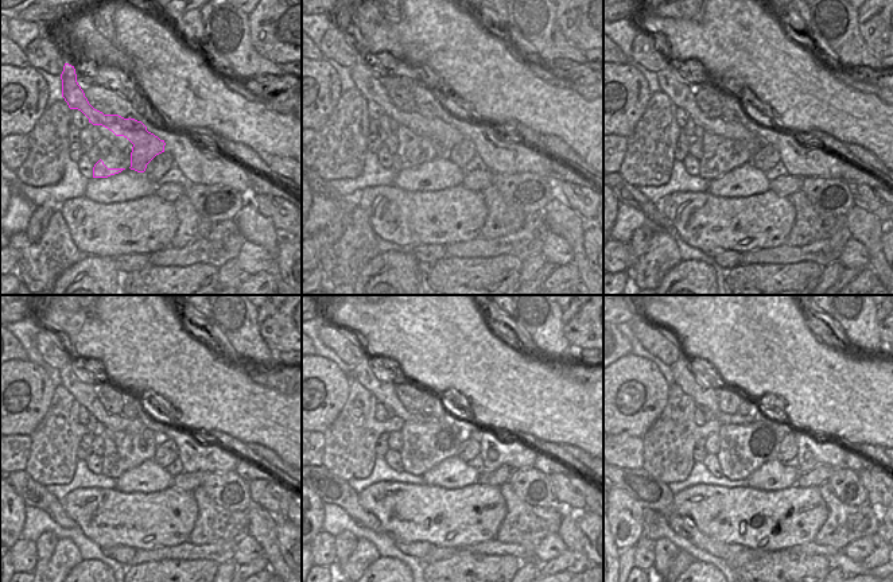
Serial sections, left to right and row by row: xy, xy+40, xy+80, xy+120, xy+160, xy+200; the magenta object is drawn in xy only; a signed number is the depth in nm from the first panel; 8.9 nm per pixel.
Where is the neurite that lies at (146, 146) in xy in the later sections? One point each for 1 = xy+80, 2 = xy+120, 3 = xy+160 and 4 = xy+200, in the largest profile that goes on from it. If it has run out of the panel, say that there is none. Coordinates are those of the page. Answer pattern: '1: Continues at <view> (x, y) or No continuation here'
1: Continues at xy+80 (671, 82)
2: Continues at xy+120 (84, 394)
3: Continues at xy+160 (384, 392)
4: Continues at xy+200 (678, 372)

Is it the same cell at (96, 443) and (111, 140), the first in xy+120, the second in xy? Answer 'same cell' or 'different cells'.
different cells

